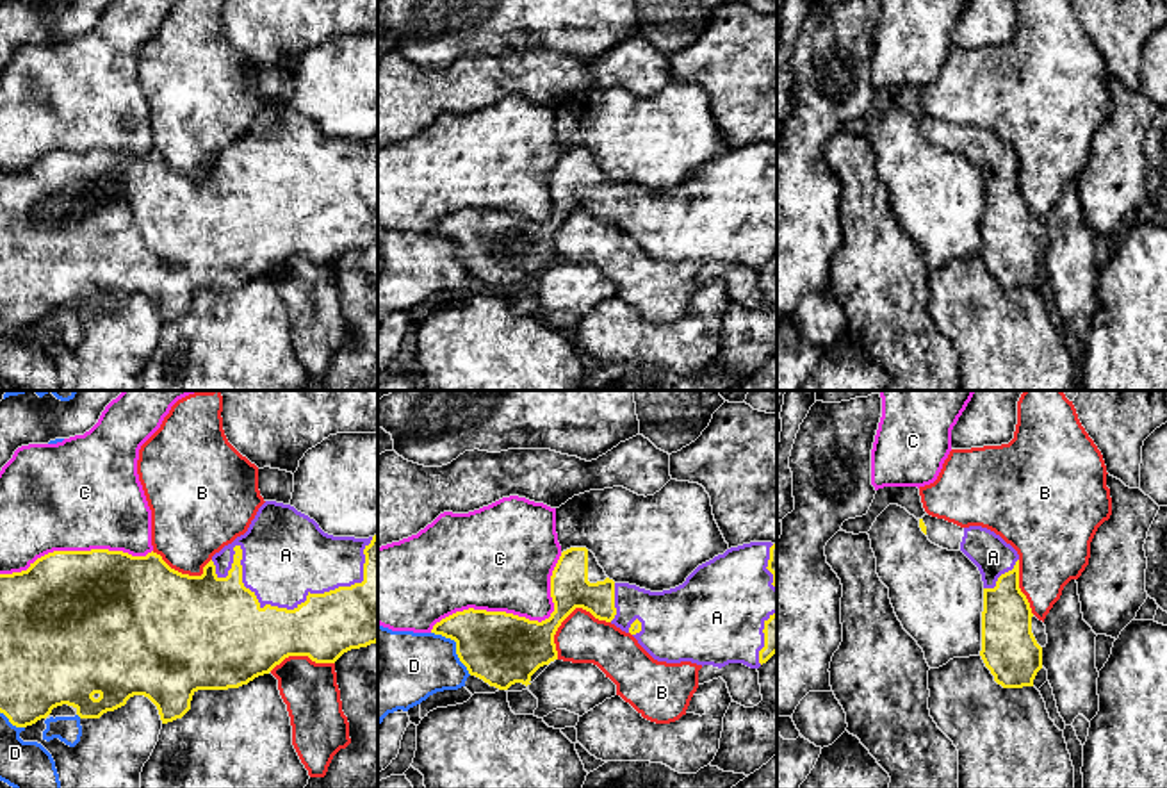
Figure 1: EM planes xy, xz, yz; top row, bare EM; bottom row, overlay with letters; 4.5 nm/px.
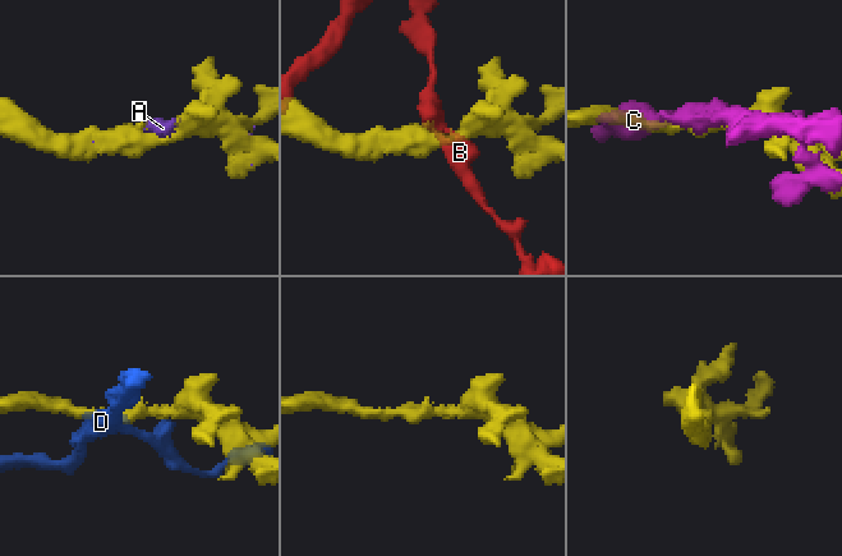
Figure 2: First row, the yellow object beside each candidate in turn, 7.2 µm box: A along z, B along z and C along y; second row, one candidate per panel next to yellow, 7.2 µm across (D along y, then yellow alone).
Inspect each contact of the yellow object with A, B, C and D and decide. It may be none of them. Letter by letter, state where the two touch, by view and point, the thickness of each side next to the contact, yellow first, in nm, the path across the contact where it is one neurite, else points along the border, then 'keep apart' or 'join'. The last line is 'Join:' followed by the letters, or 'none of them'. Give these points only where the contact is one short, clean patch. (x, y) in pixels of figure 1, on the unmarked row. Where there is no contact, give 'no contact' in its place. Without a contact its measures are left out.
A: xy (277, 207) | 380/400 nm | join
B: xz (567, 216) | 260/220 nm | keep apart
C: xz (519, 218) | 320/440 nm | keep apart
D: xz (457, 248) | 320/320 nm | keep apart
Join: A

